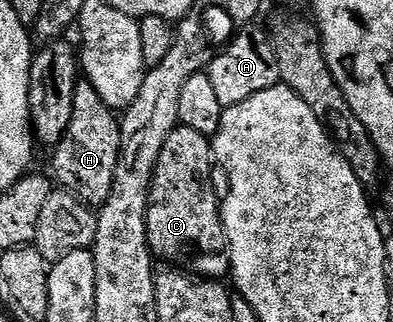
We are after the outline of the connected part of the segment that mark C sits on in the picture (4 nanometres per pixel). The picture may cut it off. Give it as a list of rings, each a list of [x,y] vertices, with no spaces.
[[[180,125],[175,131],[166,137],[166,145],[162,145],[162,153],[158,157],[158,165],[154,169],[152,178],[152,190],[148,193],[148,246],[157,260],[165,259],[165,264],[175,265],[191,274],[199,275],[206,279],[223,280],[229,274],[230,264],[228,262],[228,238],[224,235],[224,223],[220,220],[221,200],[216,199],[216,187],[212,184],[212,167],[214,168],[214,152],[209,136],[198,133],[194,129]]]

